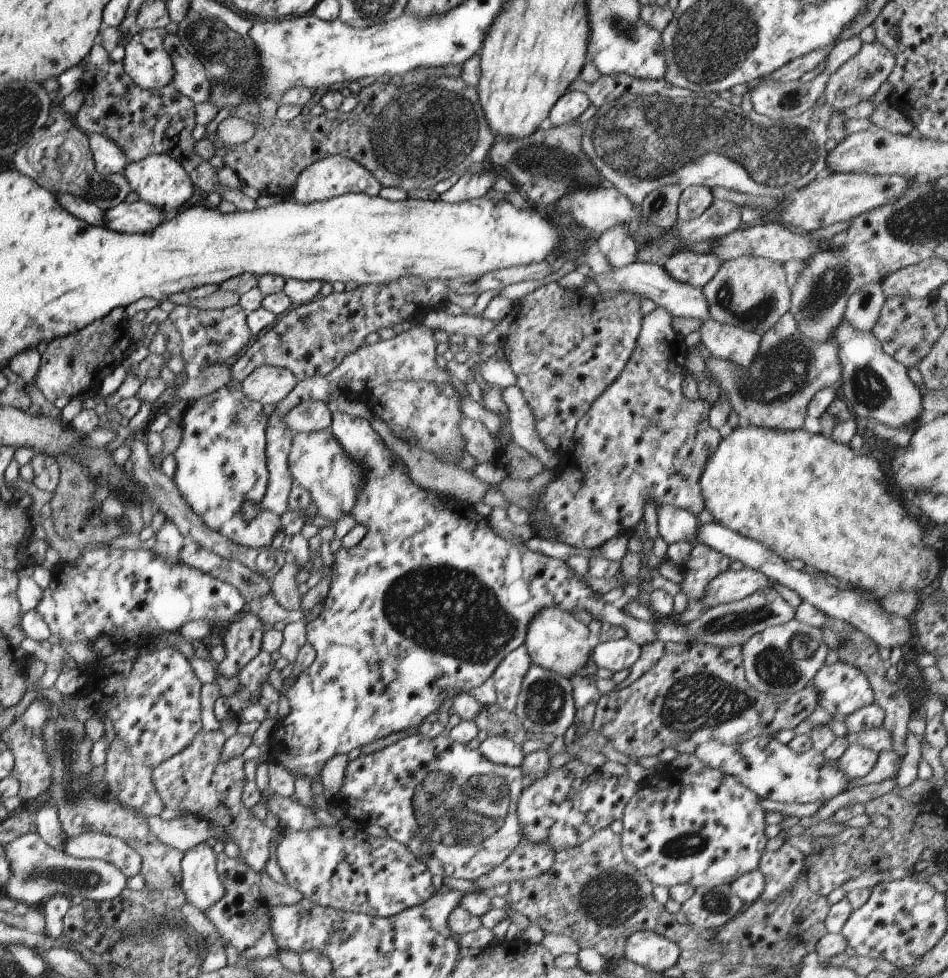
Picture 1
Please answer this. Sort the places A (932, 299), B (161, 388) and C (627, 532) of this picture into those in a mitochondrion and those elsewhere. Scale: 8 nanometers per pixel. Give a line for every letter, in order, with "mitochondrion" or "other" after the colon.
A: other
B: other
C: other

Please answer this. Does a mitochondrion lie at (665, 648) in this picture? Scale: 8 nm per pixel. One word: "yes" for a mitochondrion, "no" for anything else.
no

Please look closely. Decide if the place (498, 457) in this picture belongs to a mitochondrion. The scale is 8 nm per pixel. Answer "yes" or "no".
no

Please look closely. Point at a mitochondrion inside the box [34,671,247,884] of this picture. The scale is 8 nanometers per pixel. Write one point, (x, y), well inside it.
(66, 742)

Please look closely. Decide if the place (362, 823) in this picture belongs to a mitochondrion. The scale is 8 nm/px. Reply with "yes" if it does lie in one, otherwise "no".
no

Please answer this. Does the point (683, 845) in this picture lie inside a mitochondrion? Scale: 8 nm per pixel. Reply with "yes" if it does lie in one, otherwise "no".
yes

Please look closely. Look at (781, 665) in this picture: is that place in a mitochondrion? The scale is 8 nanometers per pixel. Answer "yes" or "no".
yes

